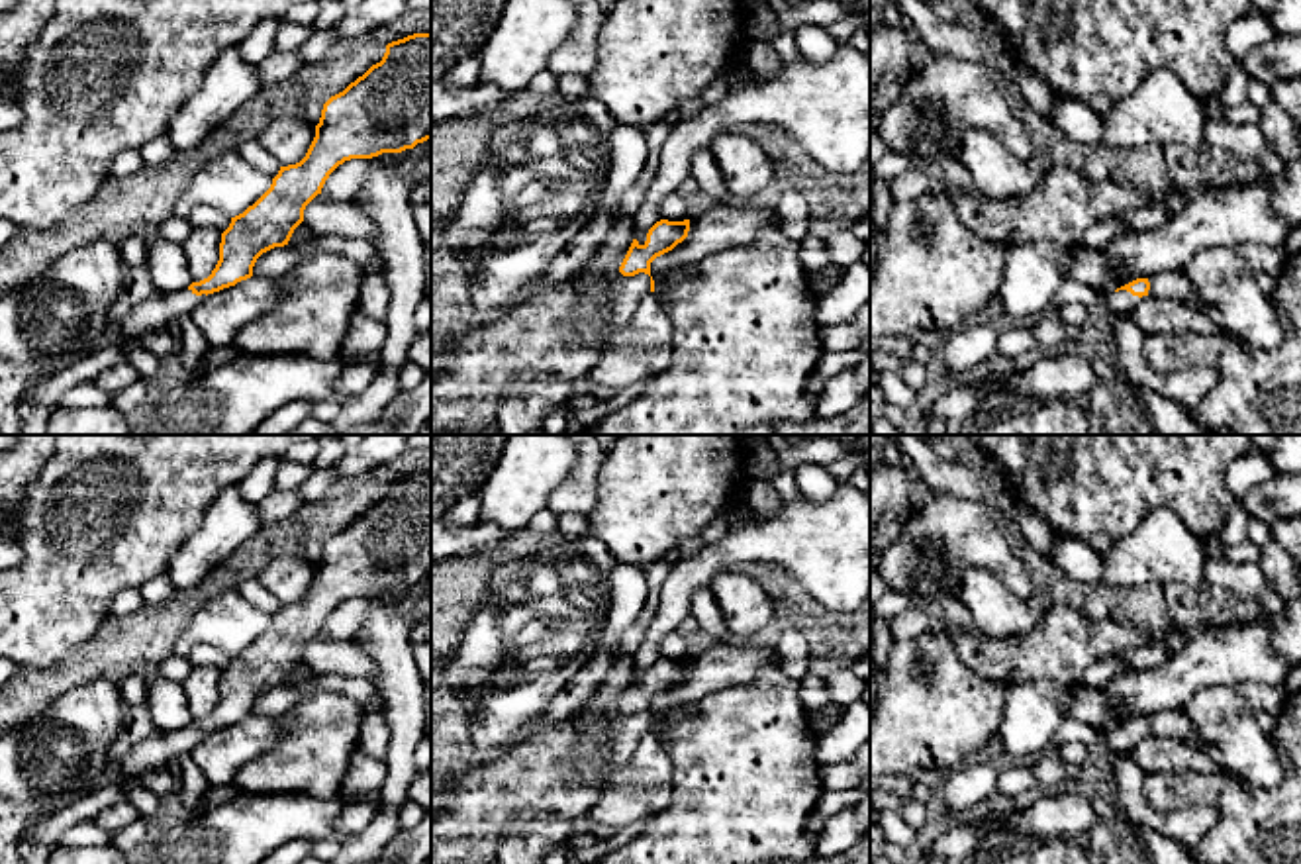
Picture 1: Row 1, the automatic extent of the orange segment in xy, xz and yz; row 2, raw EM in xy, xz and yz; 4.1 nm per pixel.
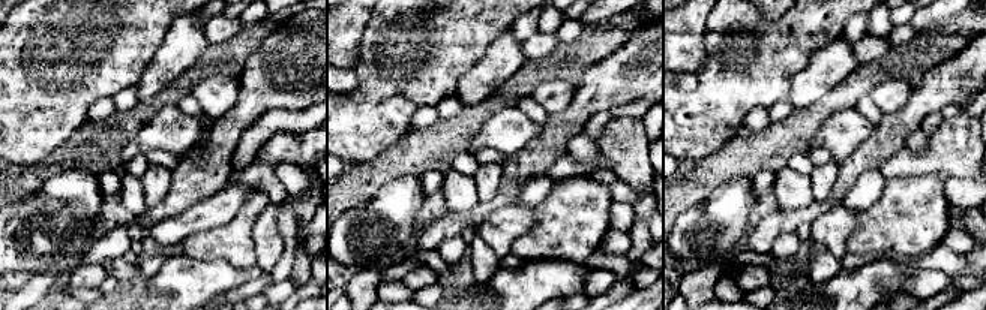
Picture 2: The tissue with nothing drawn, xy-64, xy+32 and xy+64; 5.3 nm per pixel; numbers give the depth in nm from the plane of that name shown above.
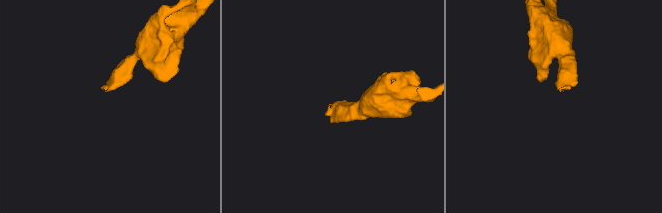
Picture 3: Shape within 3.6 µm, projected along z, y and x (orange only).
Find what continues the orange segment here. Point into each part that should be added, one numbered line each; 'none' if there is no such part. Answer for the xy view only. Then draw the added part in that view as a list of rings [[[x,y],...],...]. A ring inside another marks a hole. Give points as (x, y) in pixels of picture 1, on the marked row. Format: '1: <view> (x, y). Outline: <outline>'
1: xy (157, 312). Outline: [[[192,290],[163,292],[161,296],[141,302],[121,319],[121,337],[141,337],[143,333],[169,325],[180,315],[190,315],[204,302],[206,294],[196,296]]]

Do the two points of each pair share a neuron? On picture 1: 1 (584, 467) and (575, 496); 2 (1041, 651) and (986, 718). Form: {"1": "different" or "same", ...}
{"1": "same", "2": "different"}

